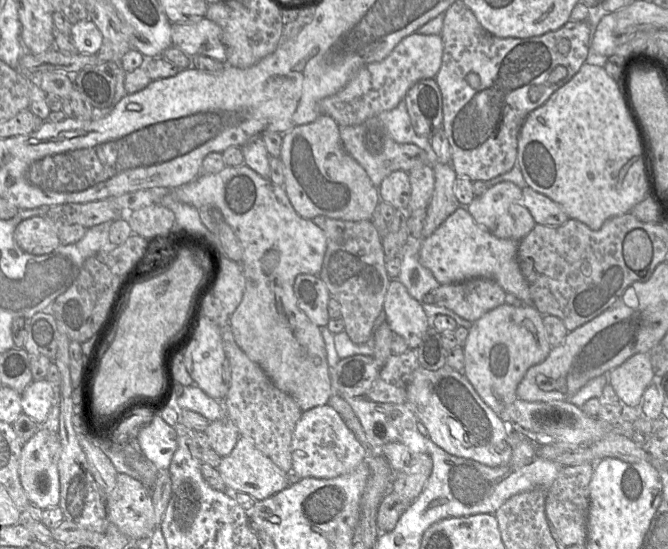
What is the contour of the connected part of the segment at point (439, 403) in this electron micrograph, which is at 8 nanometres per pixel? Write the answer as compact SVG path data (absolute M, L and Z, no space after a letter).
M446 365L435 371L418 367L410 375L405 404L424 424L428 437L447 453L489 467L503 466L510 461L508 426L482 400L463 372Z

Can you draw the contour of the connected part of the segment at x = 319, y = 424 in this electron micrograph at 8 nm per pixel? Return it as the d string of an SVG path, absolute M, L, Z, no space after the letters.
M329 405L302 412L291 442L292 471L295 479L332 479L350 473L367 458L367 450L346 426L341 416Z

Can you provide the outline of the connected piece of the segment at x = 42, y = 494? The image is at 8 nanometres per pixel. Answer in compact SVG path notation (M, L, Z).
M40 425L34 436L21 448L18 466L21 486L30 503L42 510L59 506L60 480L58 461L60 453L61 445L58 433L41 428Z

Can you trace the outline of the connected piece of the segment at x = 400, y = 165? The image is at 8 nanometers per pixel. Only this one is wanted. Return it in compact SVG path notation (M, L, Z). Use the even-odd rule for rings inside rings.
M372 117L359 125L339 126L340 139L344 149L365 169L374 186L379 187L383 179L396 170L411 171L415 167L430 165L430 157L415 144L395 142L380 119Z

